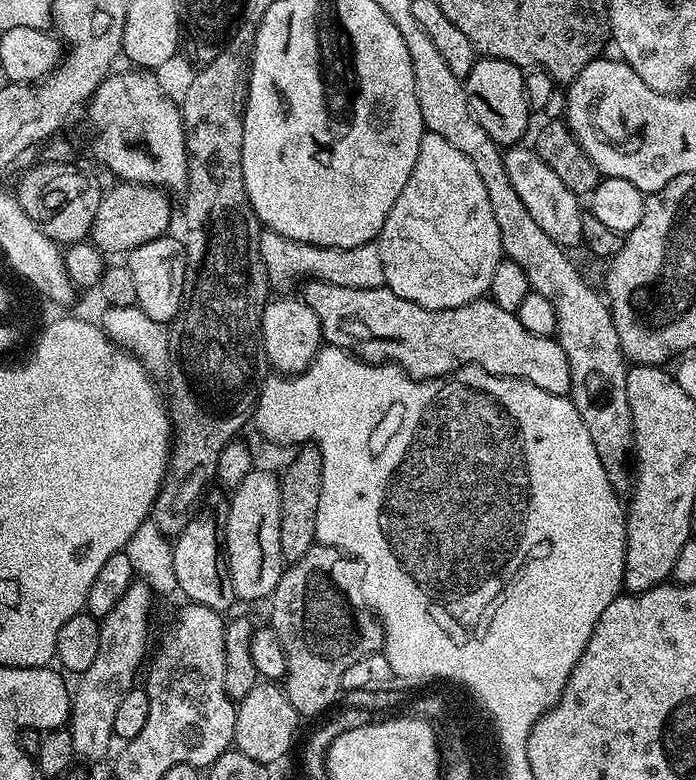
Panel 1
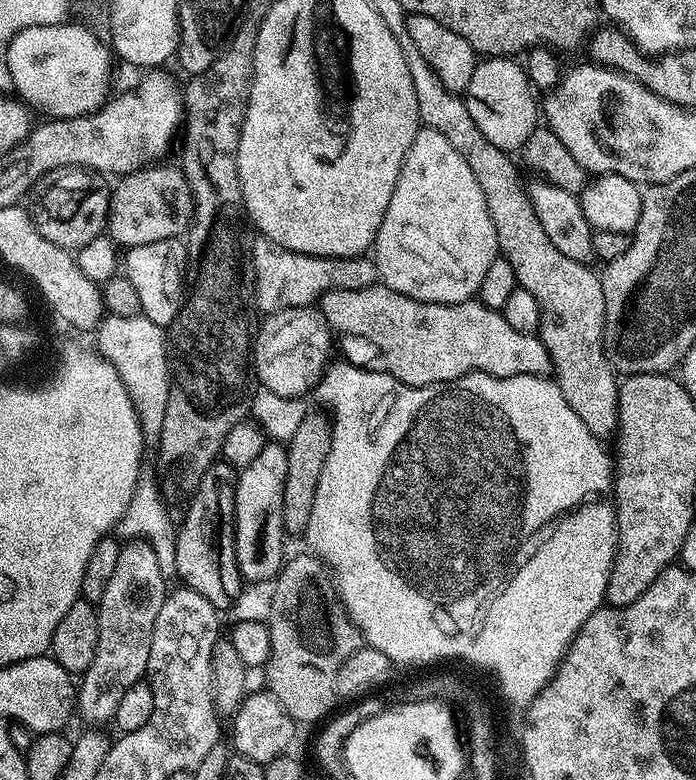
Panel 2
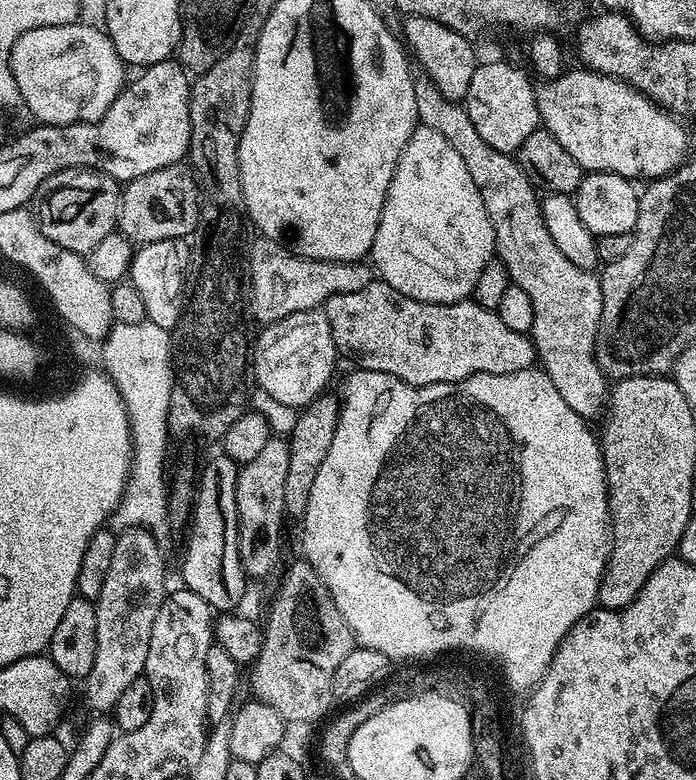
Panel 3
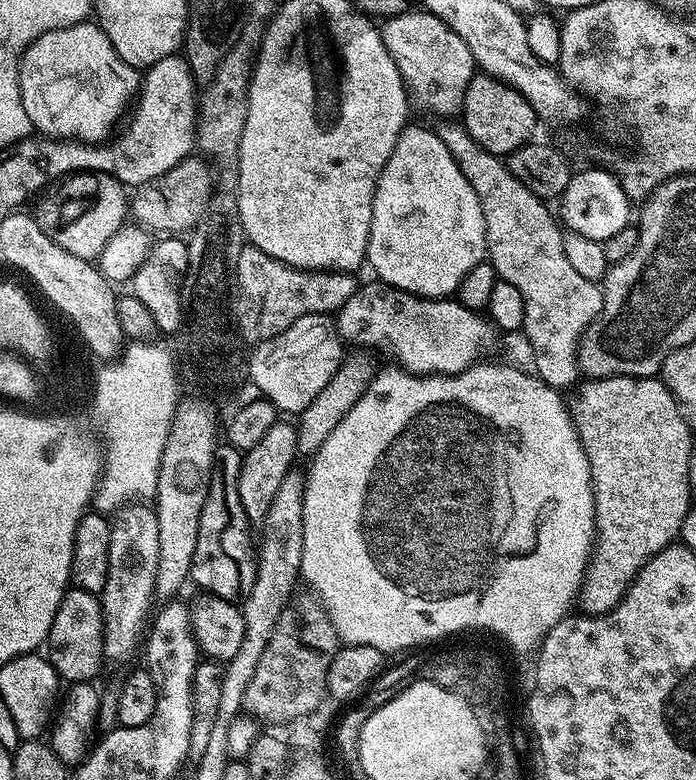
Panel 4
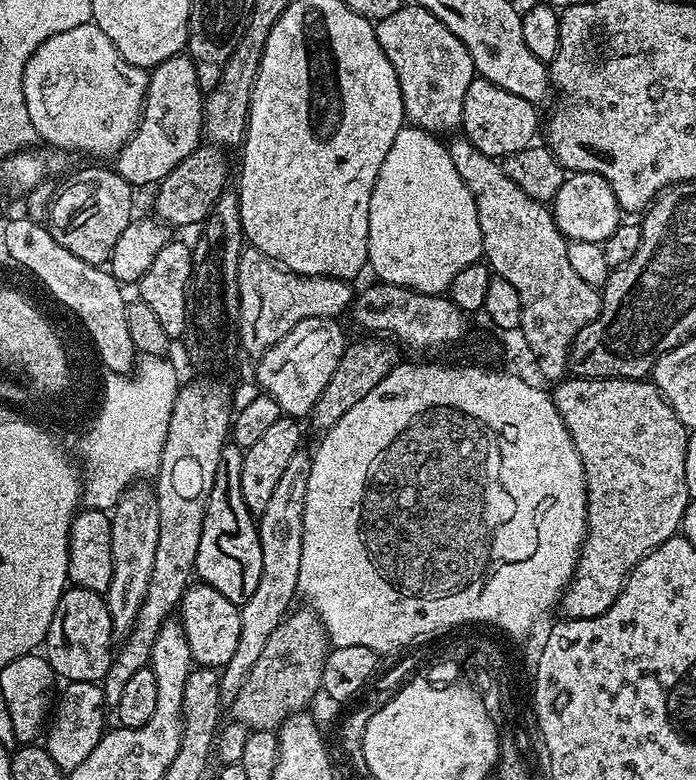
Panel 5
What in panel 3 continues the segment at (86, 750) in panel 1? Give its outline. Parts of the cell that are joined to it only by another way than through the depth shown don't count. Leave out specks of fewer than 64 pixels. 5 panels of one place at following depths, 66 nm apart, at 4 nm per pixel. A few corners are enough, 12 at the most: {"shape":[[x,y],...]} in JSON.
{"shape":[[116,537],[82,681],[108,714],[141,679],[166,595],[161,541]]}

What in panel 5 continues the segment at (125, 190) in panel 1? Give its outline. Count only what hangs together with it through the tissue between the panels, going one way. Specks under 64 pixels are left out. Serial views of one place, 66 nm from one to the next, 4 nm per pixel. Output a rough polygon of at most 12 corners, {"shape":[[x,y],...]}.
{"shape":[[201,146],[156,192],[155,219],[203,225],[225,195],[225,149]]}

